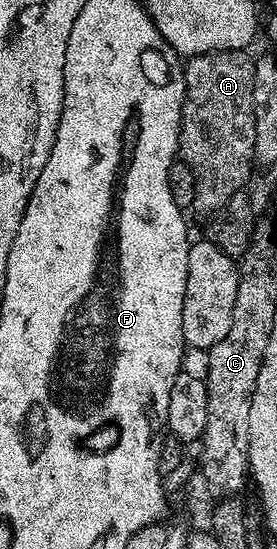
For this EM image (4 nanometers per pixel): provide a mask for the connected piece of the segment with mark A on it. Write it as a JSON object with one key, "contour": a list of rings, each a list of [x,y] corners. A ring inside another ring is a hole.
{"contour":[[[247,51],[211,52],[191,57],[184,64],[184,105],[180,119],[179,159],[194,170],[196,193],[192,208],[195,211],[215,214],[228,203],[234,193],[245,187],[248,175],[254,169],[254,74],[256,66]]]}

